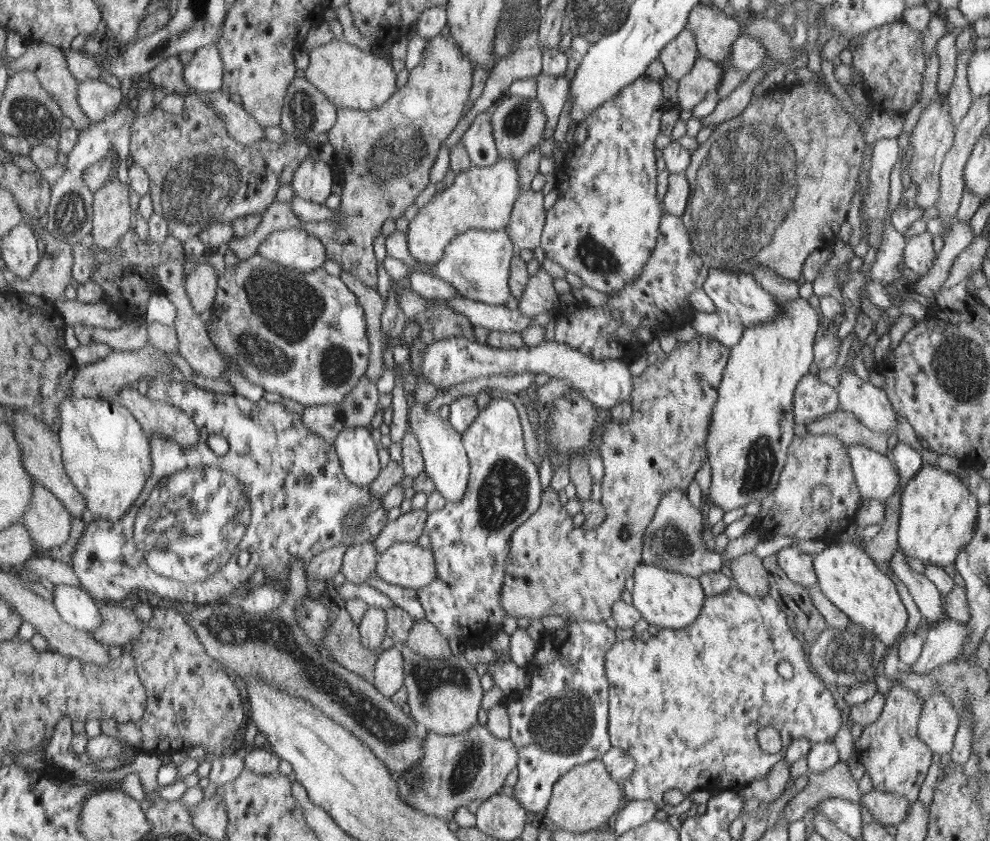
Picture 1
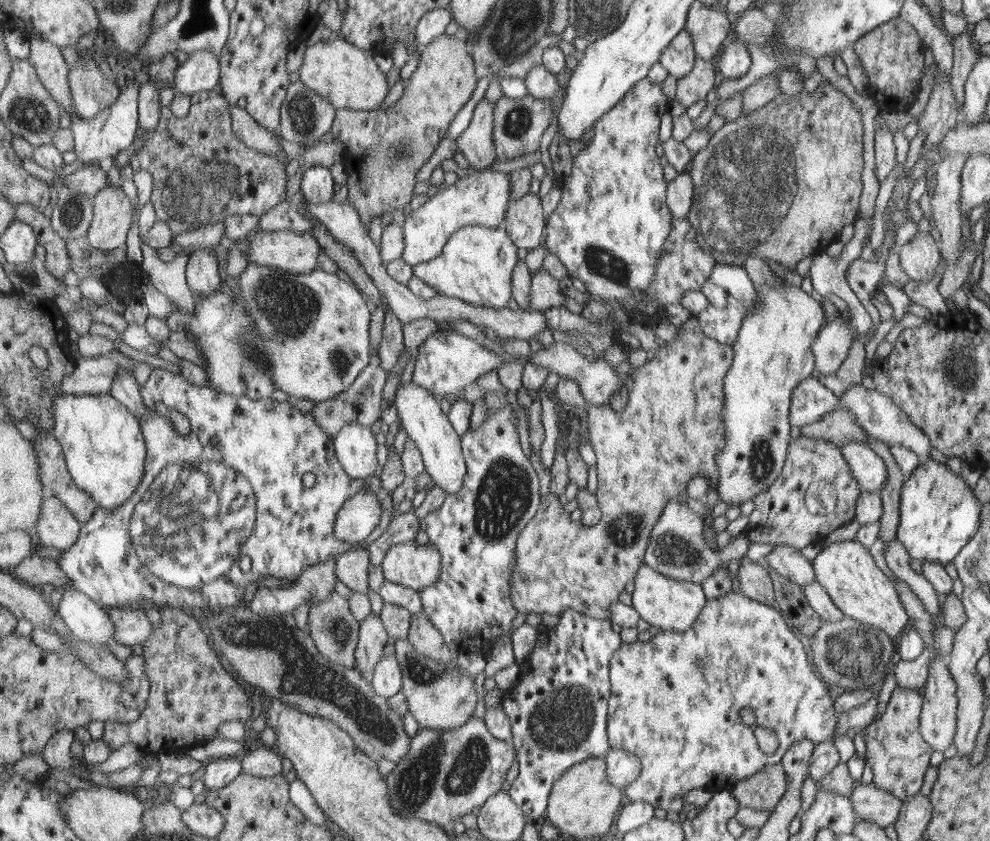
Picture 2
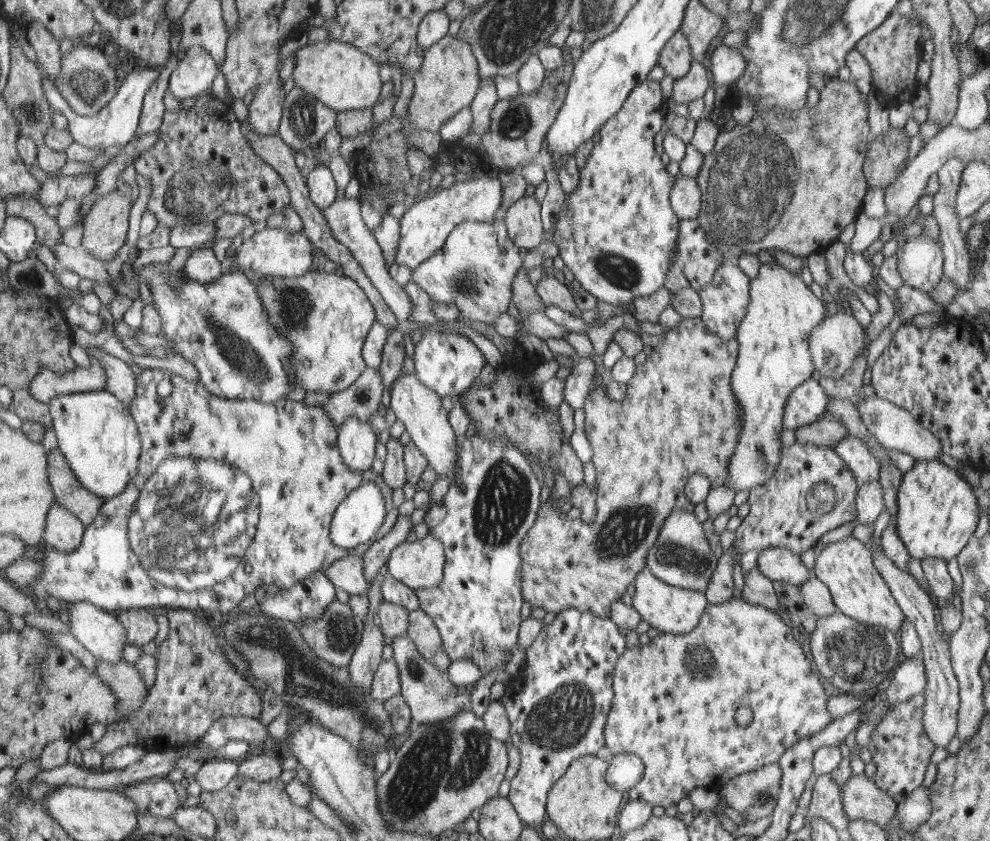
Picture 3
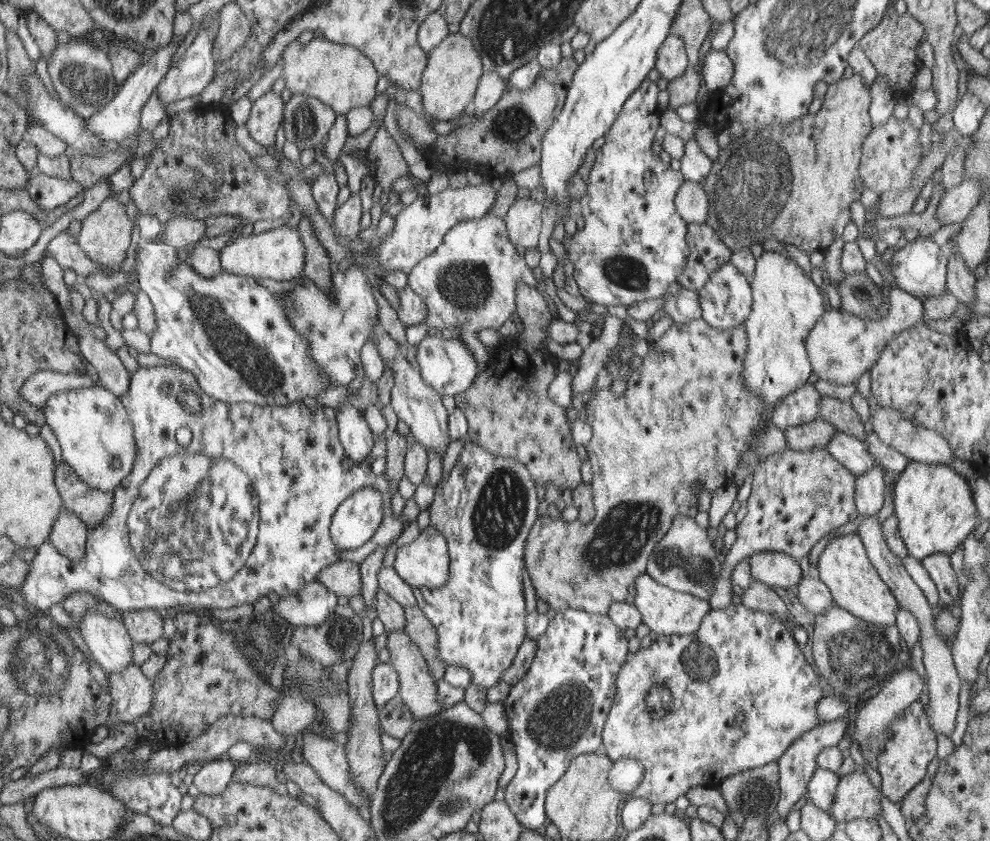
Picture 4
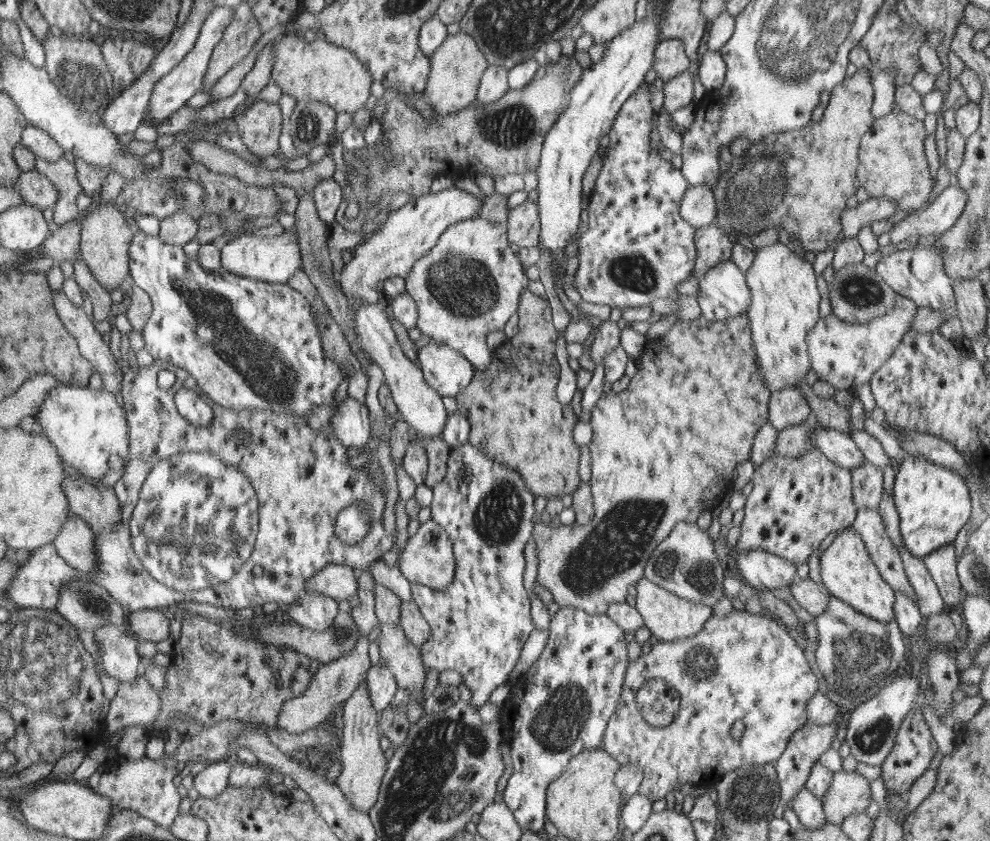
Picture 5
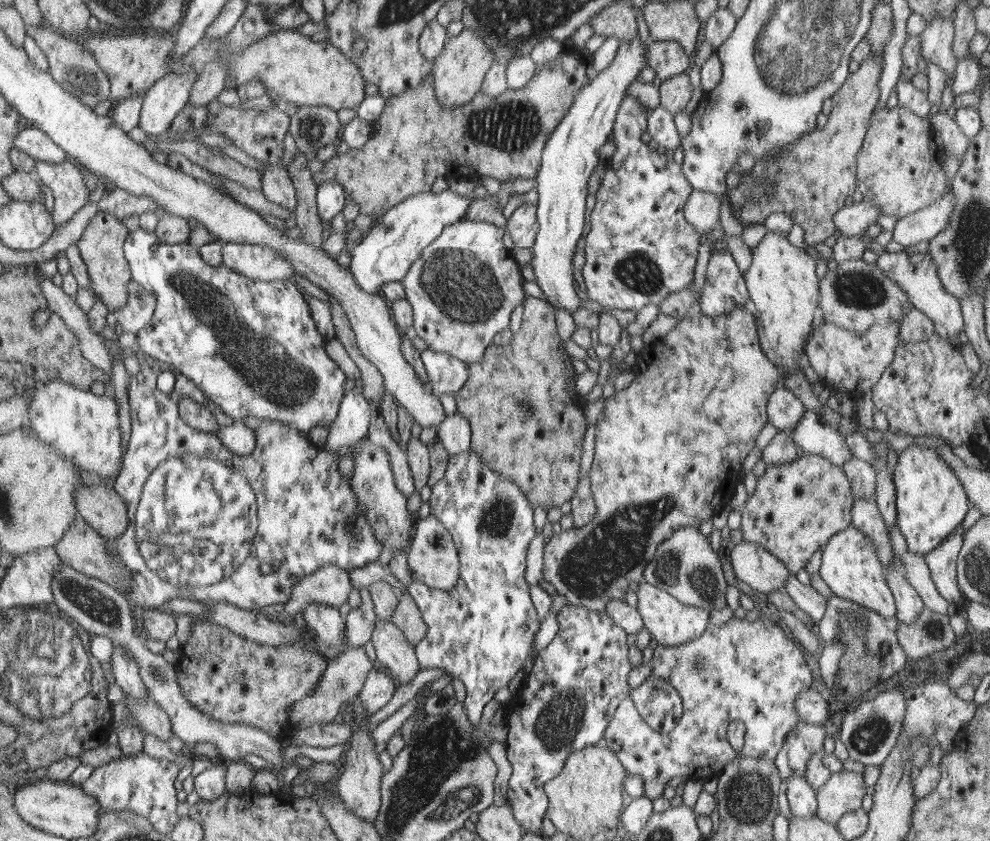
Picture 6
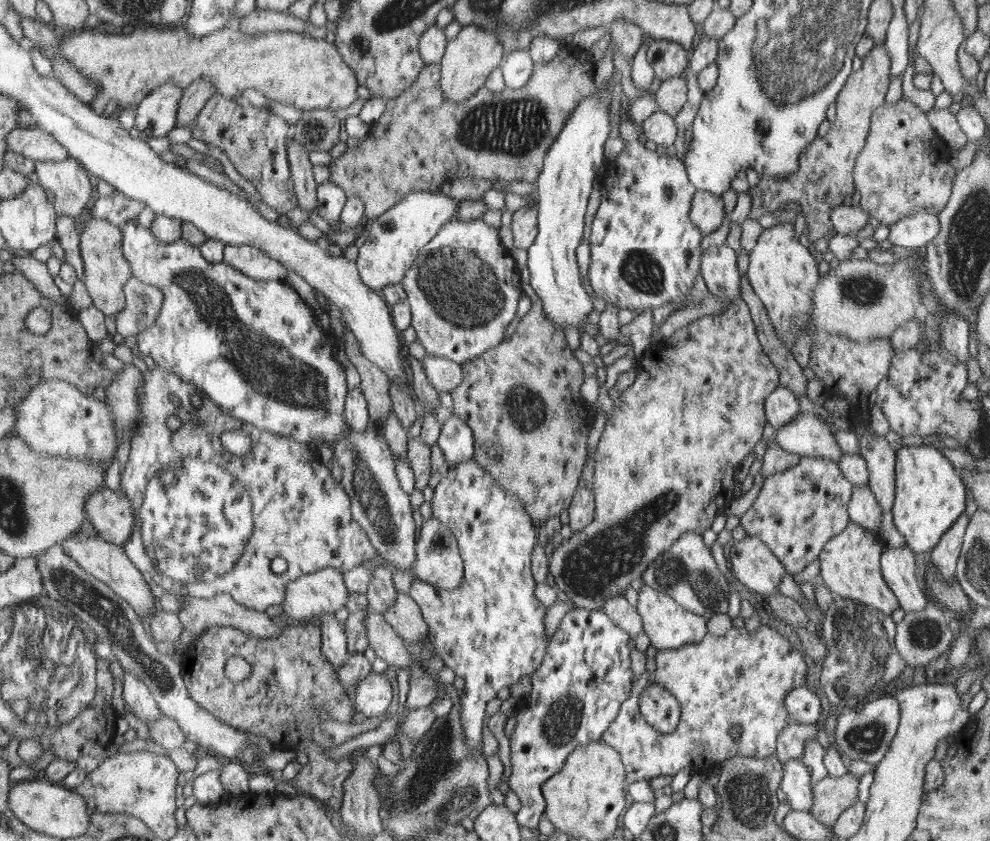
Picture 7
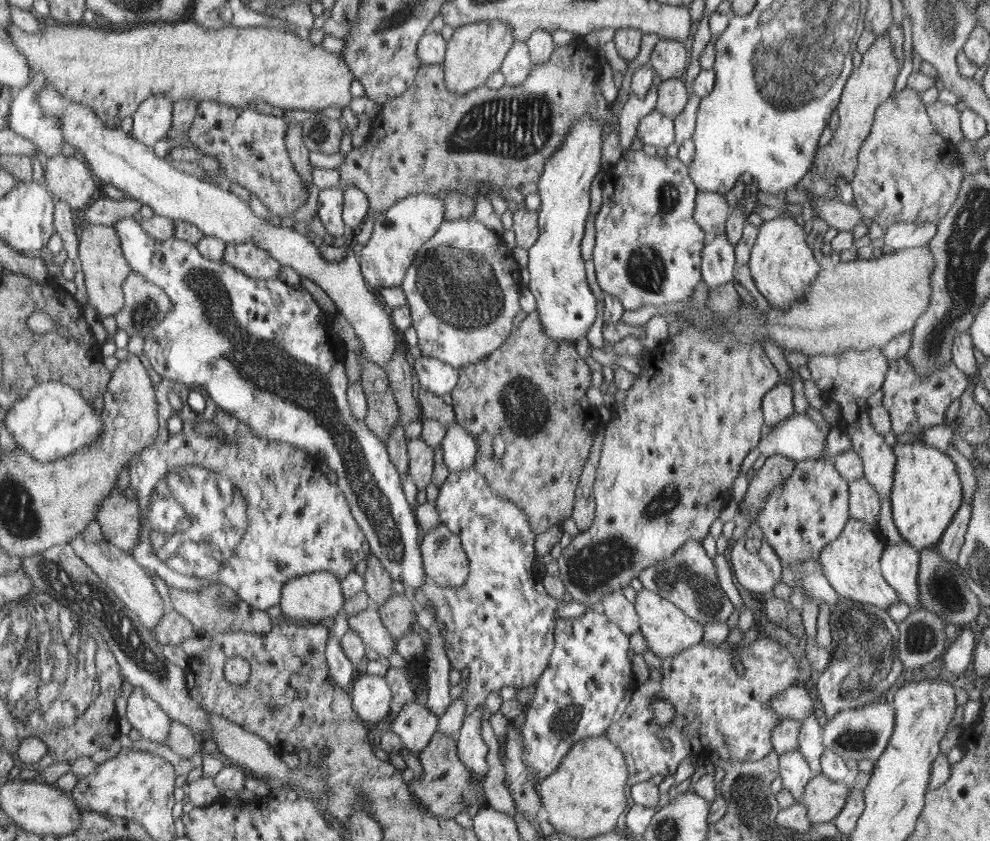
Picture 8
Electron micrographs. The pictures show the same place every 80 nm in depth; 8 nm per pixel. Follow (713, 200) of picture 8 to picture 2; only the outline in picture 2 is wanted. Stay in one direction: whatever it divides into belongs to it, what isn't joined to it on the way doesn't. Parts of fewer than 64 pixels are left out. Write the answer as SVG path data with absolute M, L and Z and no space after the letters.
M686 172L677 173L666 189L666 202L673 217L687 218L693 208L695 193L695 187L689 175Z

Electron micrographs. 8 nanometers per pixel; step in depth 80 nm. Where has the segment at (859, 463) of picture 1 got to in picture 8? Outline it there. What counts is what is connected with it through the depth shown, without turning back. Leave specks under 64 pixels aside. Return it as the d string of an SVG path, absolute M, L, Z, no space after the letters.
M796 414L777 422L757 444L764 457L781 455L787 460L800 462L804 459L823 458L825 431L819 430L809 418Z

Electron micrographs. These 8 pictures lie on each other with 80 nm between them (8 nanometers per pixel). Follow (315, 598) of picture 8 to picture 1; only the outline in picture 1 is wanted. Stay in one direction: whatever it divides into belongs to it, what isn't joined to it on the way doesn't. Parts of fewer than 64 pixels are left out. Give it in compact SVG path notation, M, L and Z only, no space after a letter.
M358 542L347 547L342 554L341 574L347 582L361 584L368 580L376 568L377 552L375 543Z

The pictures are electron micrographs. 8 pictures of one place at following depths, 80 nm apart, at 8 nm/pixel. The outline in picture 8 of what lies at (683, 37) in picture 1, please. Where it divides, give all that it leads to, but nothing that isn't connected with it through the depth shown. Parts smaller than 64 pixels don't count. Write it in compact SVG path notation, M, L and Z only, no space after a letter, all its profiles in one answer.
M659 39L649 55L647 64L664 81L682 78L689 59L686 45L669 39Z

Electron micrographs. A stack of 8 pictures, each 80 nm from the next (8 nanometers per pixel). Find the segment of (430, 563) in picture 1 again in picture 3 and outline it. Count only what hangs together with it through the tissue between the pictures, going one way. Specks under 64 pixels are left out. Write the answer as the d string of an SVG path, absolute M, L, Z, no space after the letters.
M428 532L421 540L397 545L386 565L395 580L415 590L439 585L446 561L444 545Z

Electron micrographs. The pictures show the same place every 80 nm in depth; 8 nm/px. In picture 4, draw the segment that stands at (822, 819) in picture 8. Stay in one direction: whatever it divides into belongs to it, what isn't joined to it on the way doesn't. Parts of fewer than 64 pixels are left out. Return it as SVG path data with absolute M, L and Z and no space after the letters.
M856 769L837 779L828 814L836 825L854 818L874 819L881 814L879 793L864 772Z

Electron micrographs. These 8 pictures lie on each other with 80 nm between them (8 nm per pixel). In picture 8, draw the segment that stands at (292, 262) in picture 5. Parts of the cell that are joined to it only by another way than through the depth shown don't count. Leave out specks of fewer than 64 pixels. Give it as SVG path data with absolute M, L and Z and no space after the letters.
M249 241L242 243L226 243L221 260L228 263L229 266L236 267L238 271L242 271L252 279L275 279L278 274L278 268L281 265L261 247L255 248L255 245Z

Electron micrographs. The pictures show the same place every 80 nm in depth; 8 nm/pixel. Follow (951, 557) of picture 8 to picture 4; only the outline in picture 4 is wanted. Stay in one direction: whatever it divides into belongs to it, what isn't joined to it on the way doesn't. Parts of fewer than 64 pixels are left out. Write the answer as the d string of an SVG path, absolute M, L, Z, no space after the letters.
M937 553L922 558L920 561L936 586L940 605L950 607L953 601L958 599L959 592L955 572L949 563L949 555Z

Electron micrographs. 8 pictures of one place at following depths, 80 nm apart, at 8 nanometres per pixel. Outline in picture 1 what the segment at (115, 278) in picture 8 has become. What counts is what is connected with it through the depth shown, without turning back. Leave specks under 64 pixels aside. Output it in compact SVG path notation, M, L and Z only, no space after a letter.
M115 174L92 193L92 227L90 240L100 248L117 246L129 230L129 196L126 185L120 184Z

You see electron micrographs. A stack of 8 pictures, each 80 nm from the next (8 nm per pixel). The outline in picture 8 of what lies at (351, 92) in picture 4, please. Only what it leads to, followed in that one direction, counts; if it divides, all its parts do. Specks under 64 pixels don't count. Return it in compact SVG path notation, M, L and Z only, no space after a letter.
M181 20L181 22L161 23L161 24L146 24L130 26L123 32L105 32L105 30L96 29L92 30L88 25L82 24L61 24L51 21L41 21L41 30L29 34L29 32L23 32L19 30L18 26L13 24L5 26L7 35L11 39L11 43L17 47L17 51L21 53L26 60L28 66L28 72L31 76L35 74L42 74L44 79L43 85L48 88L56 90L60 94L61 98L66 98L75 104L82 104L89 107L91 112L103 123L105 127L117 127L121 120L129 118L132 113L135 112L137 105L143 102L147 97L154 94L164 94L171 100L177 101L182 98L193 98L196 100L212 100L213 102L220 102L221 104L230 104L231 106L252 106L255 100L263 100L267 104L280 110L311 110L320 111L327 106L338 106L340 109L347 108L351 95L349 94L349 84L351 80L355 78L351 69L344 61L344 59L337 54L331 54L331 52L325 52L321 44L313 46L309 40L300 40L292 33L281 32L277 29L266 28L265 26L259 26L254 28L246 27L232 27L226 26L217 28L217 30L203 30L202 26L196 25L189 20Z

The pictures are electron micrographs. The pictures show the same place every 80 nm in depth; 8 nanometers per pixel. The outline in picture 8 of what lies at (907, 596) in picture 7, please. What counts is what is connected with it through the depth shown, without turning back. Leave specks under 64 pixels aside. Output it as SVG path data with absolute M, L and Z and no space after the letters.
M888 540L880 556L880 571L886 583L898 594L899 602L905 603L911 610L920 608L918 604L916 576L918 569L918 551L907 541Z

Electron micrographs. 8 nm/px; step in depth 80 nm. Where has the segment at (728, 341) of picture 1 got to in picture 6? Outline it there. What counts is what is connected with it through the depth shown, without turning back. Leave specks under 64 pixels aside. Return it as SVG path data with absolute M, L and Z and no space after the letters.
M725 249L710 253L696 310L714 317L745 304L748 292L744 278Z

